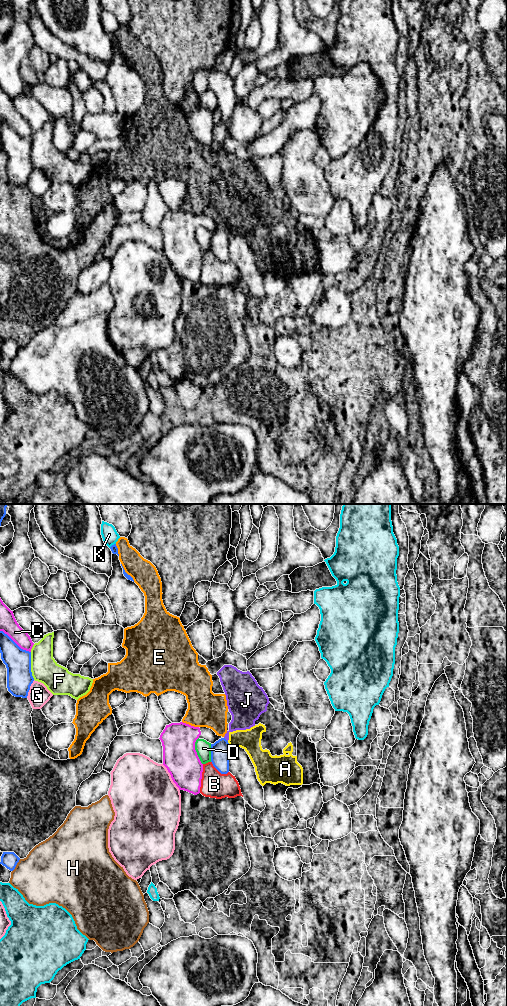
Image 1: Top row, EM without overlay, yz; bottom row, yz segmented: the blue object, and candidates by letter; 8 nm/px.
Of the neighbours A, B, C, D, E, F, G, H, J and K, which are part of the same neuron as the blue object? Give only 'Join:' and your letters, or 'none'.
Join: none

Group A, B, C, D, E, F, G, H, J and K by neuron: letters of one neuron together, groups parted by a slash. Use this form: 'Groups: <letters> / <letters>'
Groups: A E J / B / C / D / F / G / H / K

